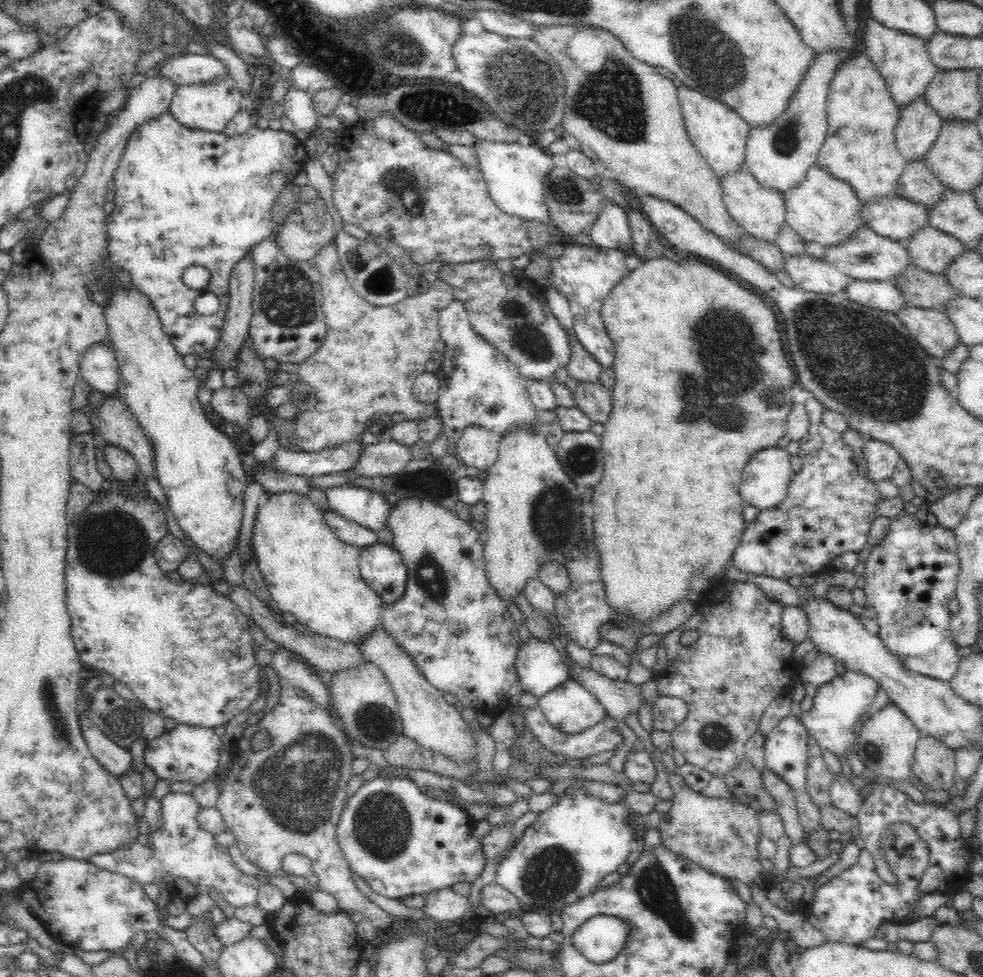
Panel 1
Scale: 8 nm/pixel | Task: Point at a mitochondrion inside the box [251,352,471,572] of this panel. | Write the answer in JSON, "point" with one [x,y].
{"point":[426,483]}

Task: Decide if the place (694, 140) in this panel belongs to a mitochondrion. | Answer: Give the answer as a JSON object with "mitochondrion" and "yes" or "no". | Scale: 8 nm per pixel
{"mitochondrion":"no"}

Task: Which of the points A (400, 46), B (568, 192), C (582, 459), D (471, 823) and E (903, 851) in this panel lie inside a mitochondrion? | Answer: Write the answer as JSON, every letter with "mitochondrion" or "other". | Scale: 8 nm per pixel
{"A":"mitochondrion","B":"mitochondrion","C":"mitochondrion","D":"other","E":"other"}

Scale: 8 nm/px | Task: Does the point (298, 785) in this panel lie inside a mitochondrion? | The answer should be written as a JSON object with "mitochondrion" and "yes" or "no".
{"mitochondrion":"yes"}

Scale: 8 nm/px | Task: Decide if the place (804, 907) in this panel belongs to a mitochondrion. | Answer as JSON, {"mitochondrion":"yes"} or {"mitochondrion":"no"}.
{"mitochondrion":"no"}

